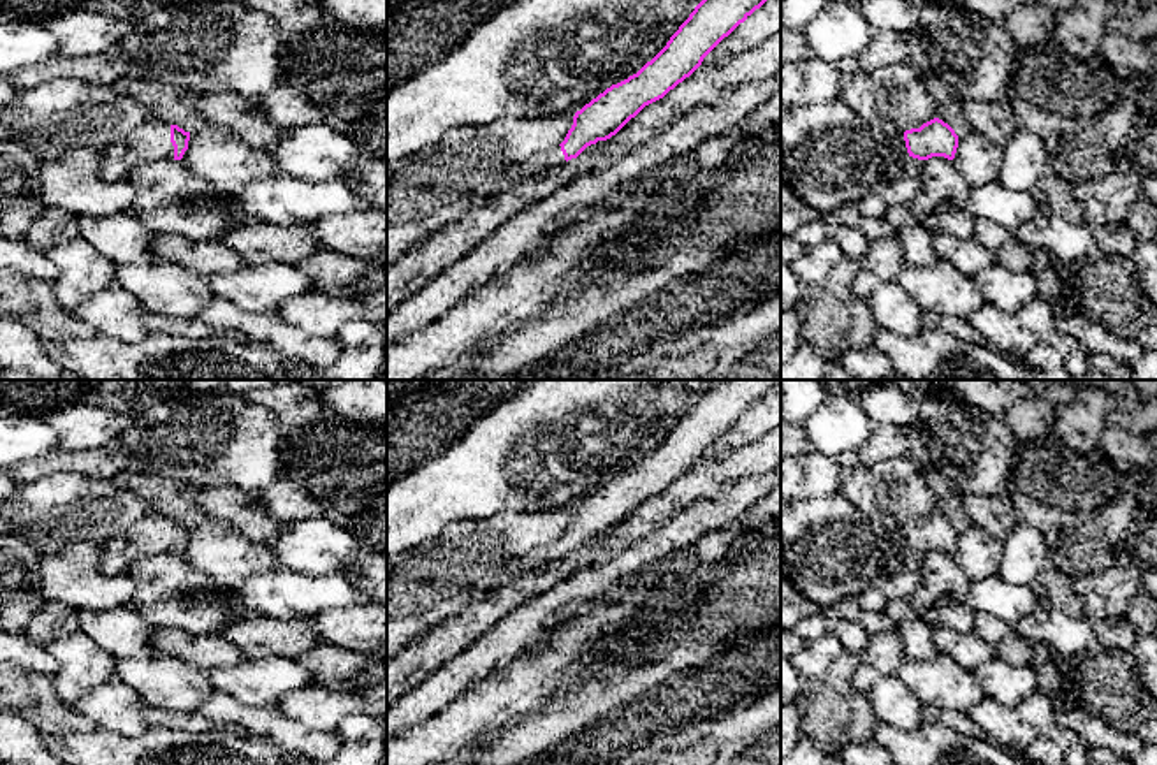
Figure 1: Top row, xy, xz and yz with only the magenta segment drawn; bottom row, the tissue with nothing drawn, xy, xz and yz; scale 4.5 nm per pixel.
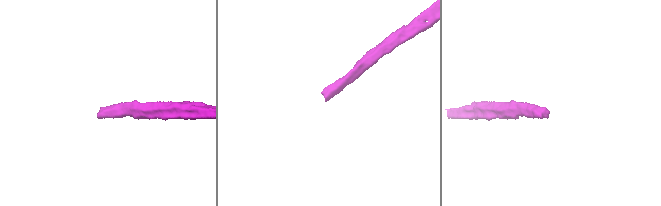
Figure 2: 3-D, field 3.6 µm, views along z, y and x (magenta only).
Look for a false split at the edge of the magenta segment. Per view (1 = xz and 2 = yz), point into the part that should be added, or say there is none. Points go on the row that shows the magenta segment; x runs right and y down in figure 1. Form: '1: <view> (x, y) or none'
1: xz (538, 164)
2: none

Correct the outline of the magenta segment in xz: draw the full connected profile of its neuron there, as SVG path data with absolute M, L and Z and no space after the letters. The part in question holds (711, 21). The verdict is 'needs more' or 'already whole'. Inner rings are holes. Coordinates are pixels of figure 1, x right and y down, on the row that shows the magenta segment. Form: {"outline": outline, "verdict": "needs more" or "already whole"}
{"outline": "M702 0L666 46L637 74L612 84L573 116L564 141L512 169L503 185L475 206L512 190L522 179L577 158L587 146L615 135L645 106L689 77L703 58L767 0Z", "verdict": "needs more"}

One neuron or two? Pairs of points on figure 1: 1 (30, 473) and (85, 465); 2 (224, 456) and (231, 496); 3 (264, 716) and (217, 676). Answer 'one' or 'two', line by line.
1: one
2: two
3: two

